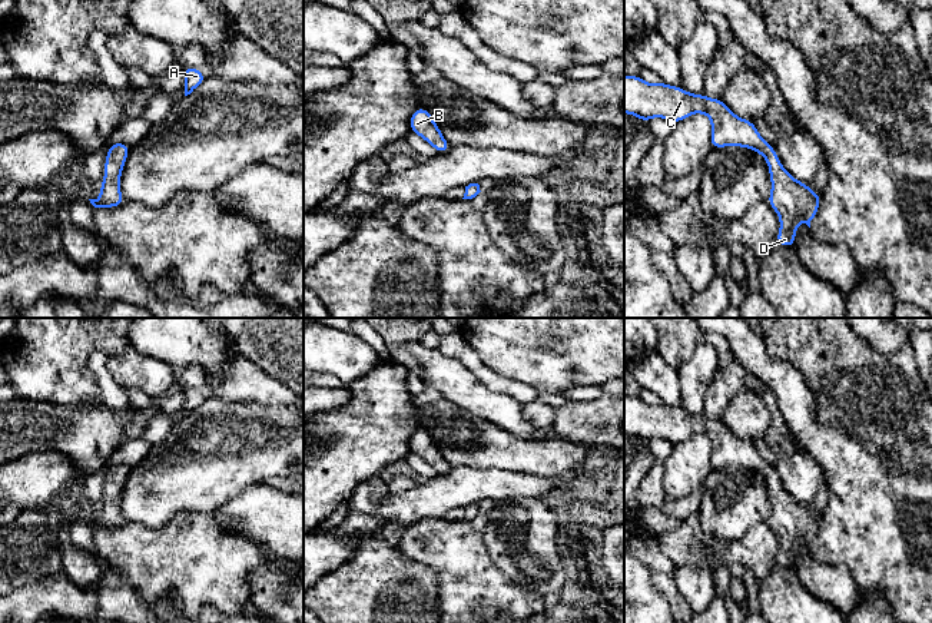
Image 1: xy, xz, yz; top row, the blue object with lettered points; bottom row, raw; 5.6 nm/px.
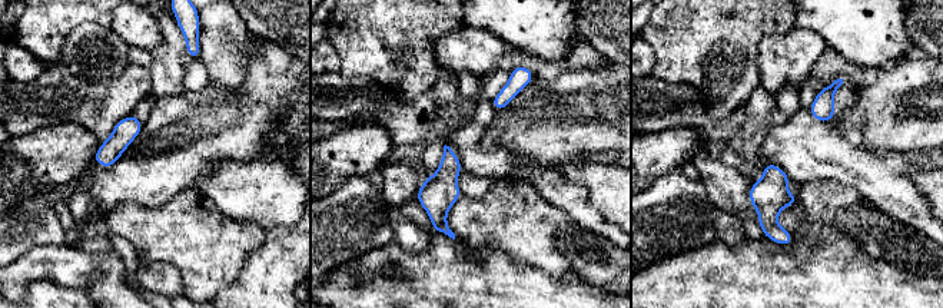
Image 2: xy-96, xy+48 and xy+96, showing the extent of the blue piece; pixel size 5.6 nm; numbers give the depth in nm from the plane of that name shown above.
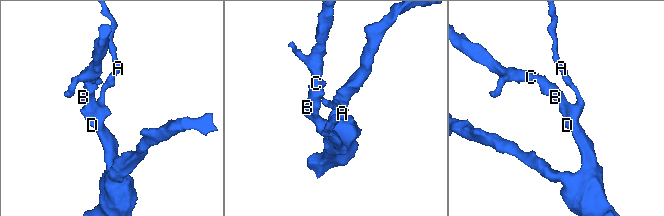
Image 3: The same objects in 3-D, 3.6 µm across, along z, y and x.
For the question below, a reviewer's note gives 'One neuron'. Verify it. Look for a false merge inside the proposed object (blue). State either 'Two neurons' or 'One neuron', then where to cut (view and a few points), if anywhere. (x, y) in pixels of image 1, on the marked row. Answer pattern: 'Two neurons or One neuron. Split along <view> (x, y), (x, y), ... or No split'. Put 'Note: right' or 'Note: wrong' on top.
Note: right
One neuron. No split

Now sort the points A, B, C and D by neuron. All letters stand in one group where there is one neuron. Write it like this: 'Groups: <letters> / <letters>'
Groups: A B C D

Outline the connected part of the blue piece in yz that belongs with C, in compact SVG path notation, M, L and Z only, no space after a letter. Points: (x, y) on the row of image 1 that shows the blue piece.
M624 74L624 113L634 115L641 122L664 117L673 123L693 113L706 113L712 123L713 149L749 148L766 159L772 182L772 192L766 202L780 219L776 243L795 248L799 222L803 221L810 228L822 195L816 195L805 182L796 180L780 163L773 145L760 136L754 123L736 116L722 99L710 99L703 93L693 95L680 86L674 87L663 82L650 84L640 76Z

